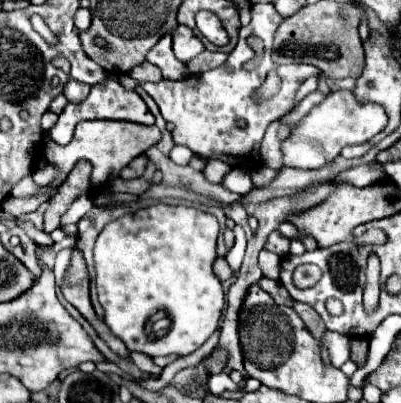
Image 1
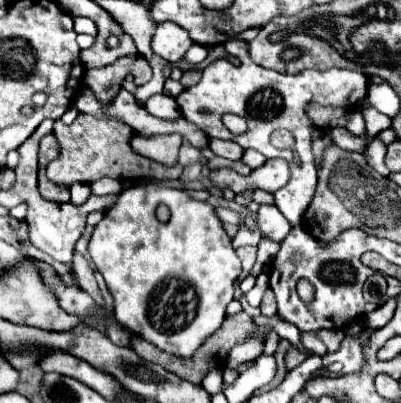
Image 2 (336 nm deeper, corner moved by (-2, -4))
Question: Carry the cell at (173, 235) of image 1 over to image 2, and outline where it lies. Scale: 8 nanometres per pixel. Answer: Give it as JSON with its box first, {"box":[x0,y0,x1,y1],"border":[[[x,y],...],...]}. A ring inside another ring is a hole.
{"box":[88,184,242,358],"border":[[[138,184],[118,194],[116,204],[94,228],[88,254],[114,296],[116,320],[182,358],[192,356],[206,336],[220,328],[226,306],[234,298],[234,282],[242,272],[214,206],[194,200],[184,190],[154,184]],[[160,204],[170,208],[168,222],[156,218]]]}

